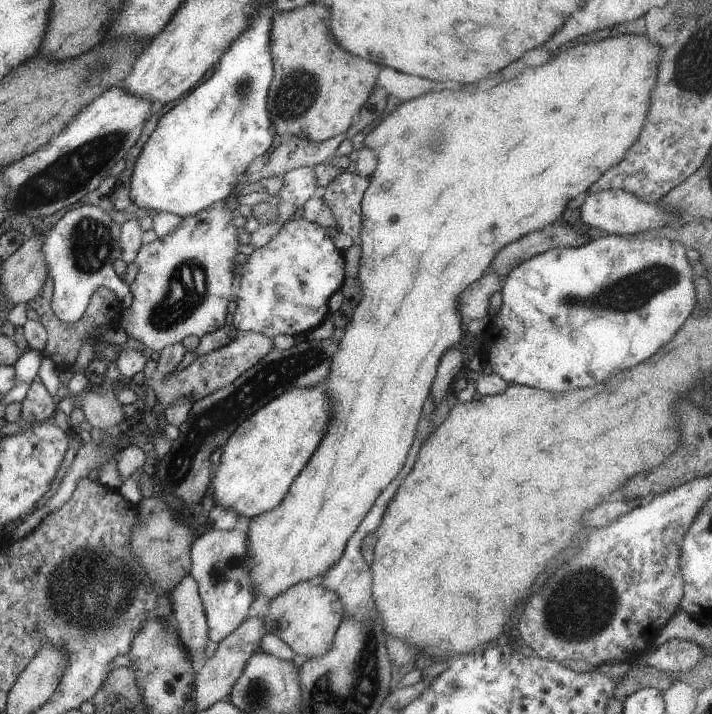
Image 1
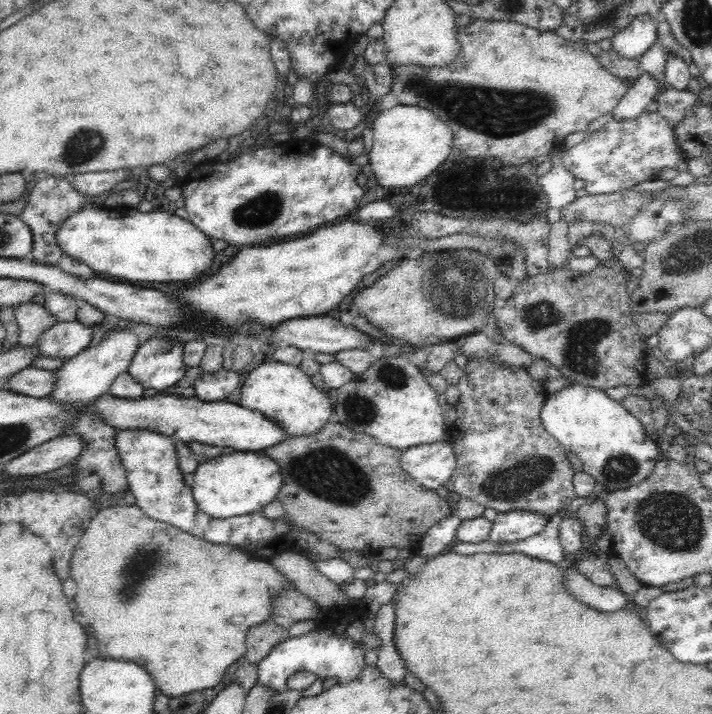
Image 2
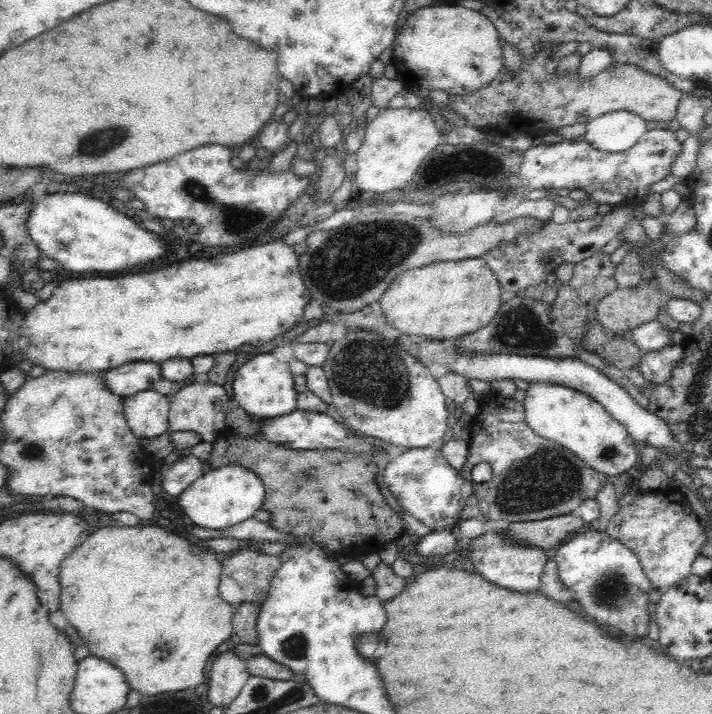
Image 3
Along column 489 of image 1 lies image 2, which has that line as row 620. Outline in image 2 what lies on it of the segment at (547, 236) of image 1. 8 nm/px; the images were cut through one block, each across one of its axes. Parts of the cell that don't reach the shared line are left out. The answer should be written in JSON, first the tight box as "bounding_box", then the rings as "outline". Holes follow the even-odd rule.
{"bounding_box":[245,619,289,663],"outline":[[[269,619],[253,624],[246,631],[245,657],[251,663],[260,662],[268,656],[273,646],[283,641],[289,635],[288,629]]]}

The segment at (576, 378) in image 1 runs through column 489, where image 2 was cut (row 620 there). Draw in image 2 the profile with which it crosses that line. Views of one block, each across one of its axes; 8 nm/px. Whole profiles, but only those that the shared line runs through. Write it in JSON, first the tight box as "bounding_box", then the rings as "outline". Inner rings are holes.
{"bounding_box":[258,603,382,691],"outline":[[[352,603],[351,607],[332,607],[332,612],[324,613],[324,620],[315,624],[315,628],[299,636],[288,635],[280,641],[260,662],[258,662],[258,681],[266,687],[281,691],[287,688],[286,680],[299,671],[308,671],[324,682],[332,678],[340,686],[356,682],[362,676],[366,650],[380,650],[382,638],[370,631],[370,621],[365,617],[361,603]]]}

